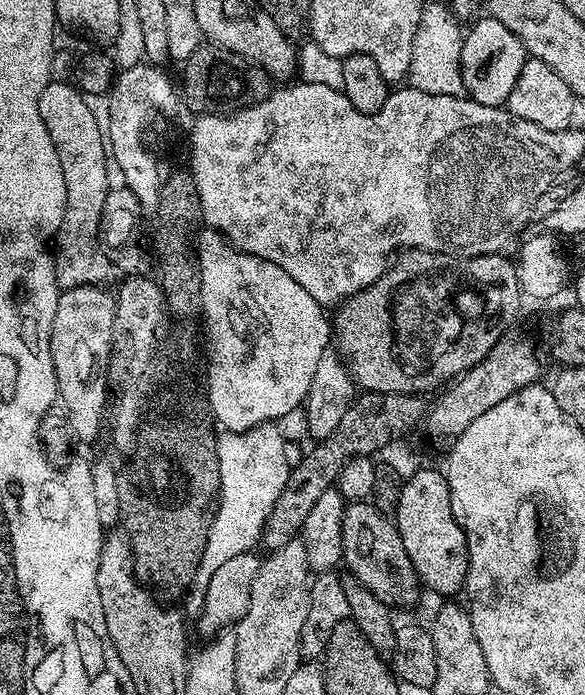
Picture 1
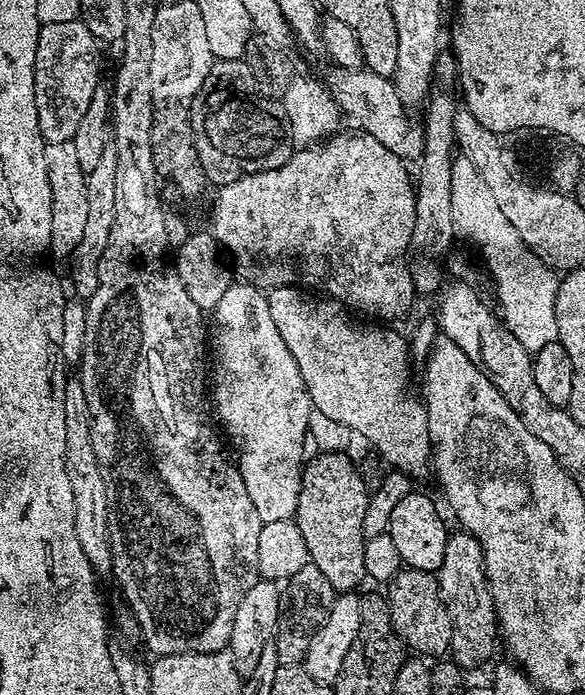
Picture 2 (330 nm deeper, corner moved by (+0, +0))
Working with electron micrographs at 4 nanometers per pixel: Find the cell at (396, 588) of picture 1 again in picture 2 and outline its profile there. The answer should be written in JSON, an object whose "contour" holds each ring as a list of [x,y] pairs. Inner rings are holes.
{"contour":[[[404,568],[387,585],[386,599],[396,635],[409,649],[412,647],[413,653],[425,658],[440,658],[451,649],[452,619],[442,602],[433,573]]]}

